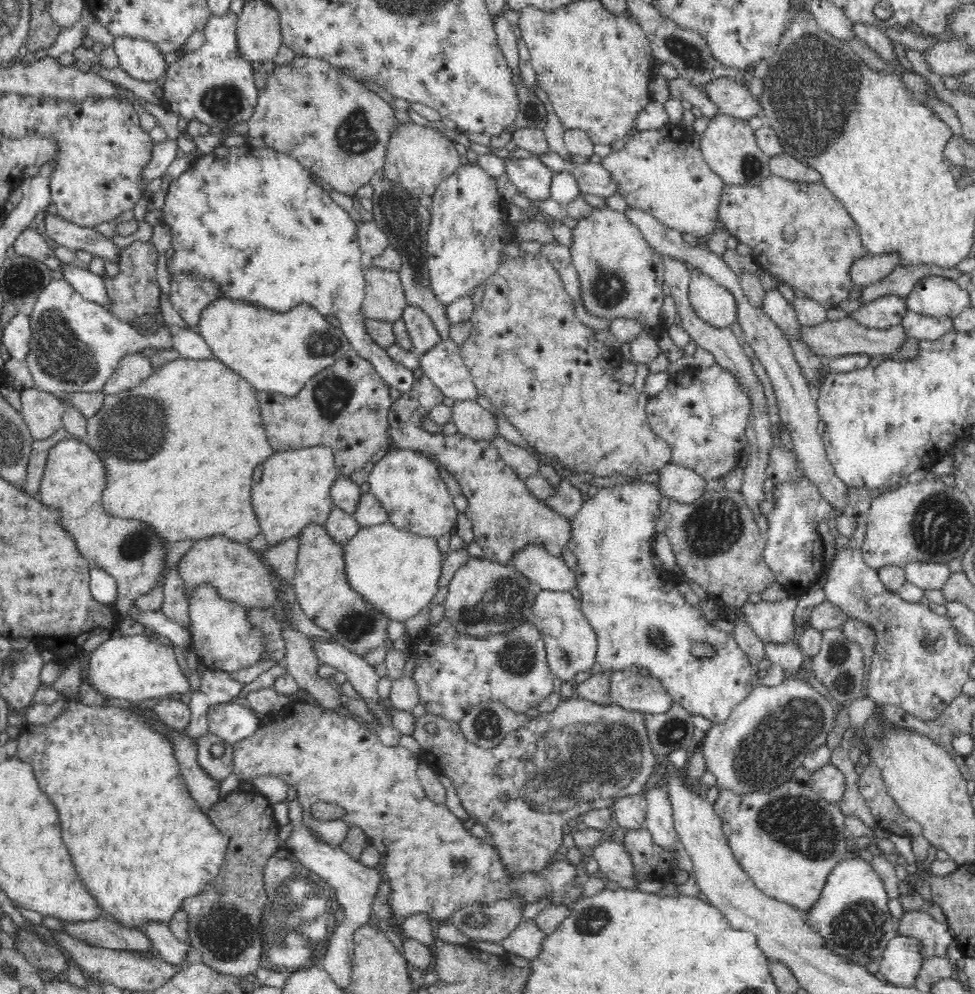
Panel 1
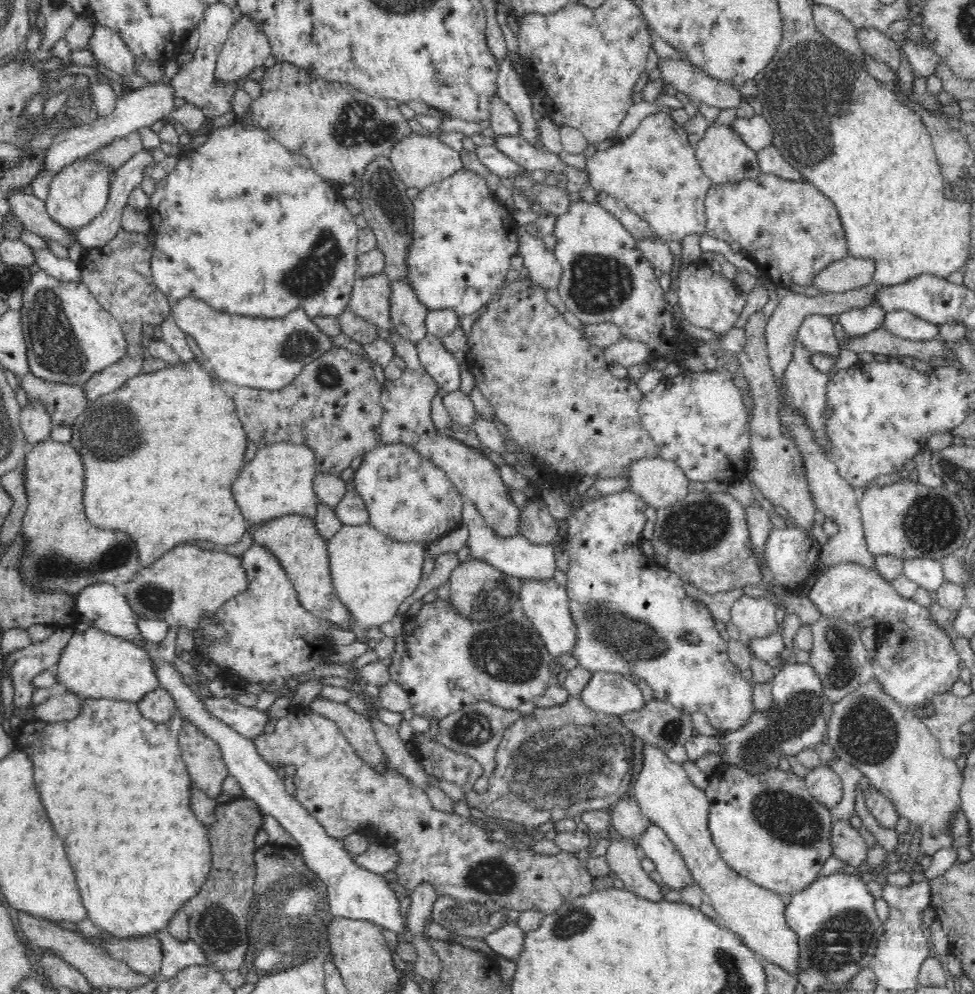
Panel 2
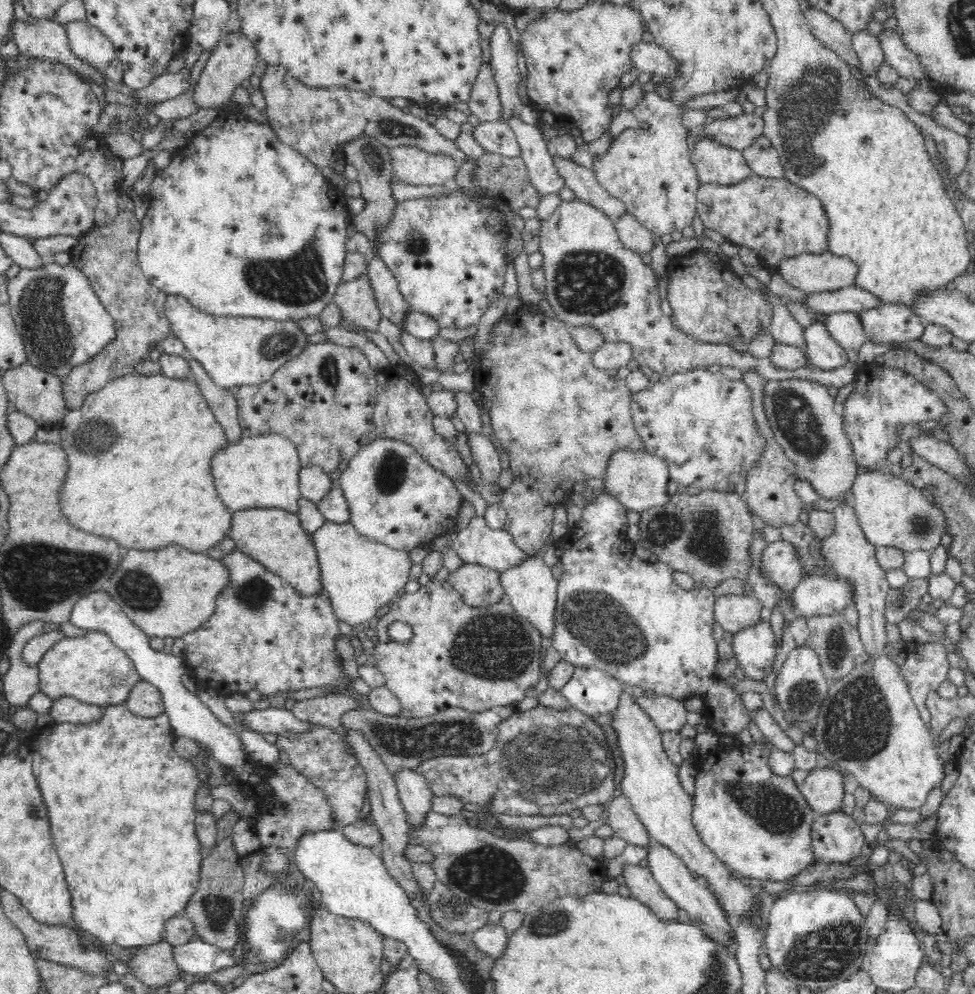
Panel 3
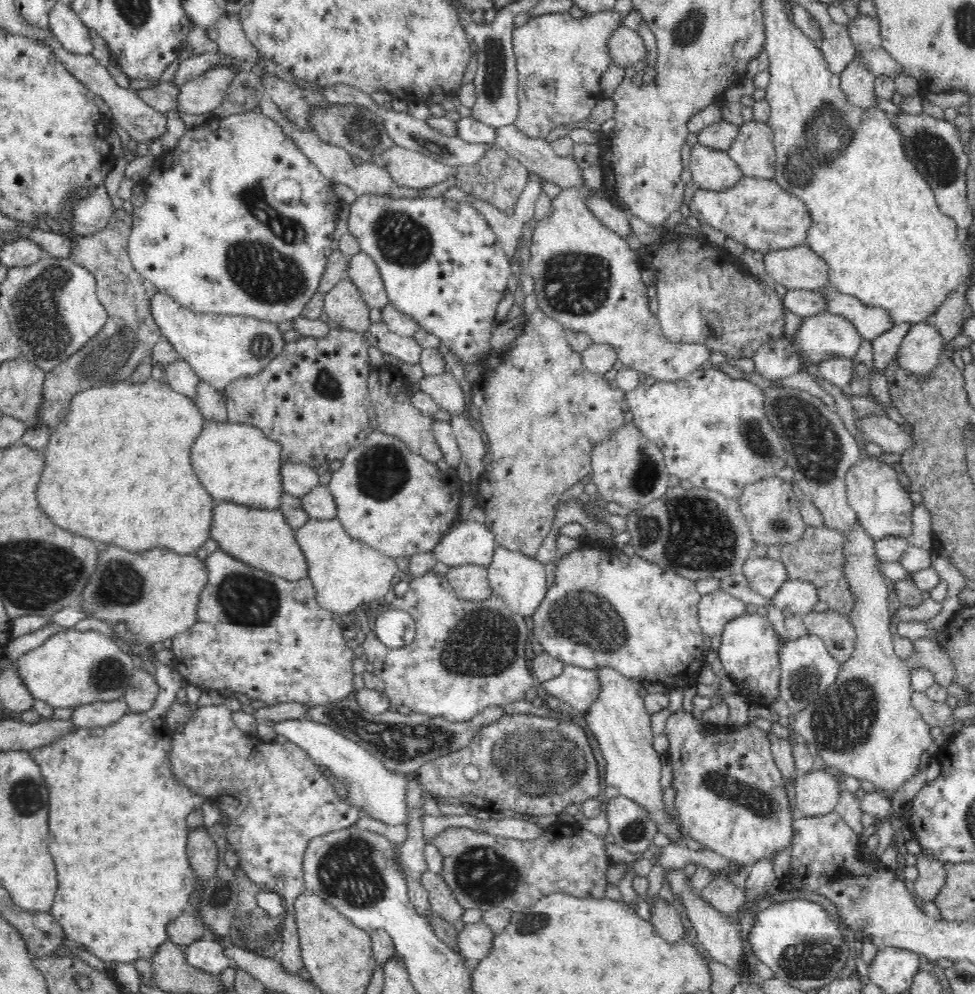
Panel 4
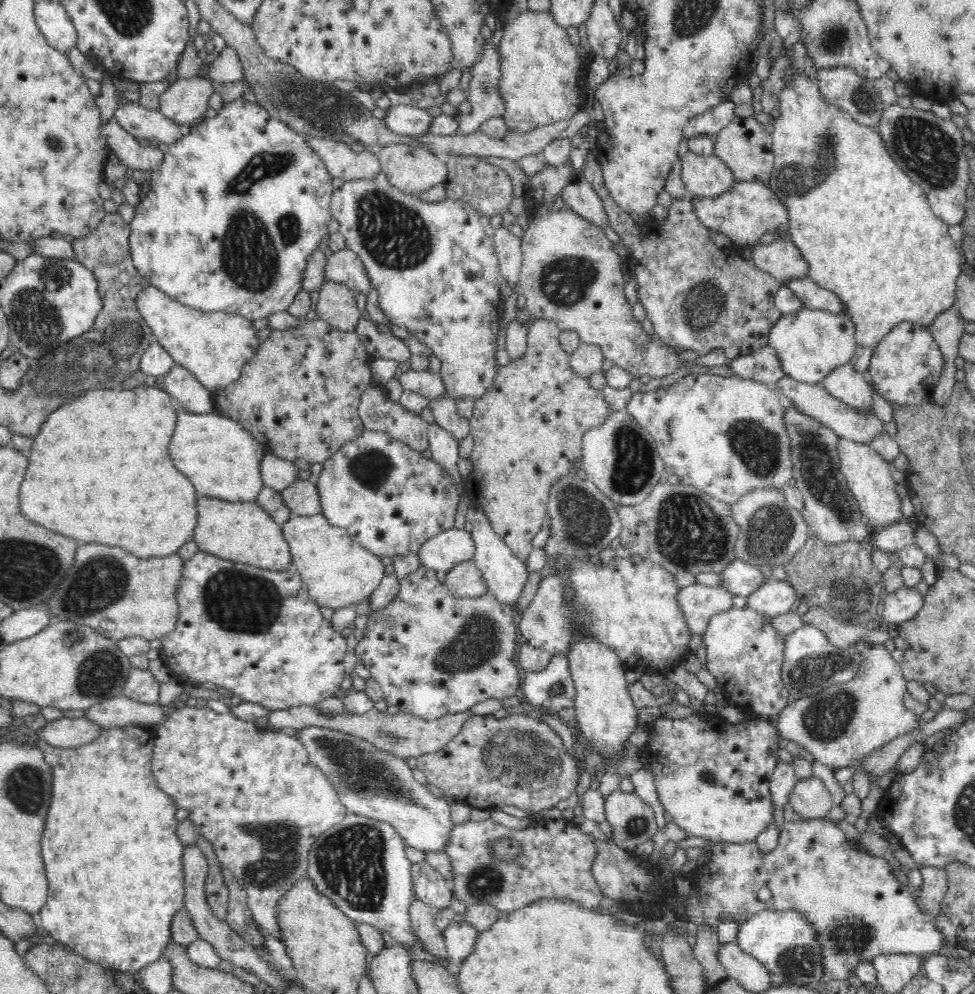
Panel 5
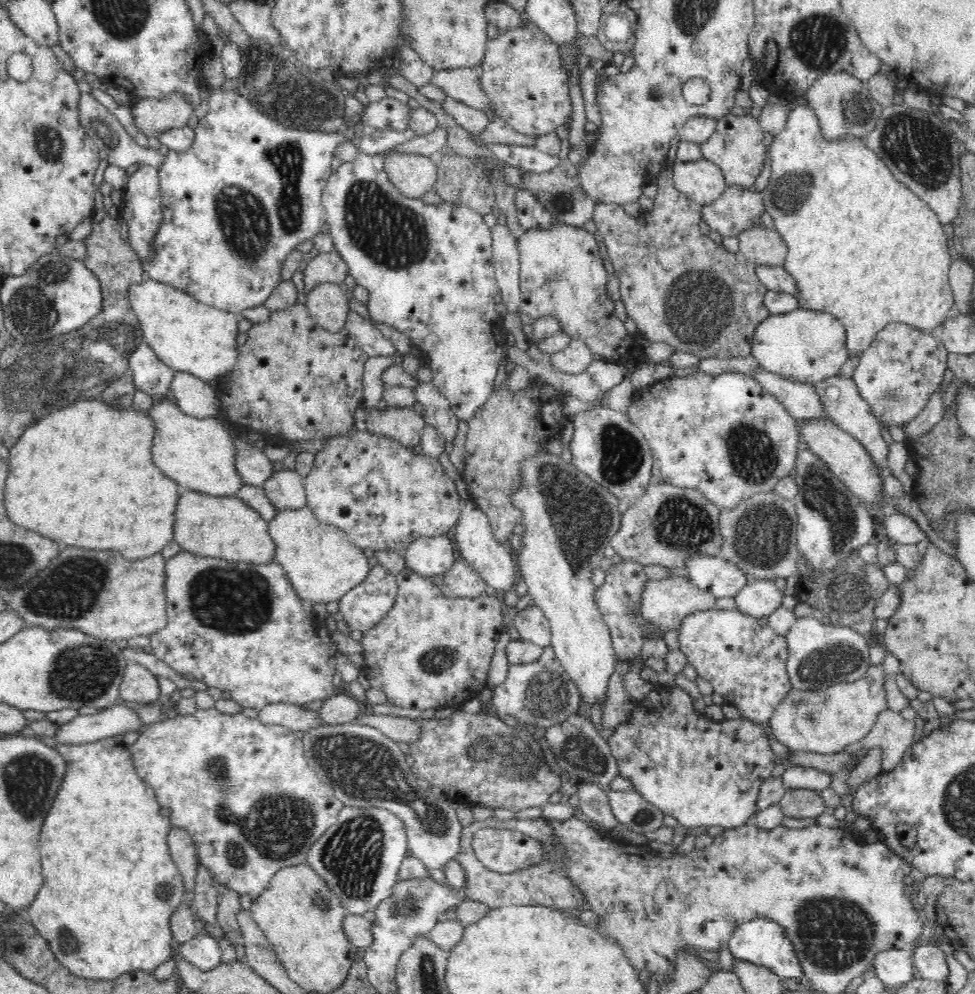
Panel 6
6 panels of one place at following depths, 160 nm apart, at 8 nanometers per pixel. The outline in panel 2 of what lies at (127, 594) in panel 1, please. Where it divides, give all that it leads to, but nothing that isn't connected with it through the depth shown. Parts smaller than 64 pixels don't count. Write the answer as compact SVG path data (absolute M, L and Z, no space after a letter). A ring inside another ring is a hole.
M53 439L42 440L29 447L23 464L23 486L26 487L27 508L20 532L28 538L28 556L21 564L21 573L27 584L34 588L56 588L66 586L57 592L66 591L67 596L78 596L79 592L92 583L110 583L114 586L130 581L141 568L138 563L138 549L134 540L126 532L94 528L83 514L82 506L82 458L70 443L61 443Z

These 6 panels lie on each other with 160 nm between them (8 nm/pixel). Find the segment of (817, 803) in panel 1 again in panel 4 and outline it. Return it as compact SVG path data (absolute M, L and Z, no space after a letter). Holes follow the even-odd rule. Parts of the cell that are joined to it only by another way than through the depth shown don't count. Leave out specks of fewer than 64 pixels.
M681 709L668 717L664 734L668 736L672 760L674 813L690 838L729 861L752 868L757 861L768 859L773 862L778 852L790 849L794 837L793 823L799 814L790 808L786 784L773 759L769 733L754 724L734 729L738 732L724 732L720 726L715 726L710 732L702 730L700 721Z

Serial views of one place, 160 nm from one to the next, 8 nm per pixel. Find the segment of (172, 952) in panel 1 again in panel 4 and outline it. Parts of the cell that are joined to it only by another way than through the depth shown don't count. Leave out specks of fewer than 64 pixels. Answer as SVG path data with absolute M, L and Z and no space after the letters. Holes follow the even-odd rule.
M209 937L184 946L187 961L196 968L212 975L219 975L233 964L231 958L224 953L224 950L225 948L221 944L214 942Z

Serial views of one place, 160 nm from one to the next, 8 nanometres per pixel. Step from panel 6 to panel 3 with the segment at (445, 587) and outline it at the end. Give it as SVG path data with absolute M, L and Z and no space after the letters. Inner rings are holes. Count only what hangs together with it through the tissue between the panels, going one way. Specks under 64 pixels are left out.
M463 563L449 574L448 581L459 592L466 605L482 607L505 601L499 572L491 568Z

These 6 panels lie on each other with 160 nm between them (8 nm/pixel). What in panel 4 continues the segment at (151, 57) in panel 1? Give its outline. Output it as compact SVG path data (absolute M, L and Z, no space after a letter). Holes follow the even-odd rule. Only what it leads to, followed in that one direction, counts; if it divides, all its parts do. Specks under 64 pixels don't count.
M54 4L48 22L54 38L58 39L62 47L79 55L92 55L94 42L88 33L88 27L78 18L70 4Z

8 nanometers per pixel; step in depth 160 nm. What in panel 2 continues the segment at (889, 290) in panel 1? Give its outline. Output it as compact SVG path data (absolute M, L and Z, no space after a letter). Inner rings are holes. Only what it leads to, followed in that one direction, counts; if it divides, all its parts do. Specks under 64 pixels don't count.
M872 282L859 289L846 291L843 293L826 293L816 296L800 295L794 291L779 285L777 287L778 304L765 327L765 336L767 340L766 349L768 350L768 361L770 369L773 370L776 385L783 384L782 372L786 372L787 365L793 358L794 348L796 348L796 338L802 321L814 314L830 317L831 315L840 315L850 309L858 309L870 306L871 298L878 294L878 283ZM780 401L779 419L785 423L785 428L792 432L793 443L799 453L802 453L801 458L806 468L805 479L813 496L815 508L820 510L824 516L828 516L827 520L832 520L838 525L838 532L830 537L826 544L820 546L820 565L826 568L838 563L858 563L876 571L875 557L867 547L861 512L858 508L859 492L840 476L836 464L823 452L823 448L818 447L818 443L814 443L814 435L811 434L810 427L806 426L806 419L802 419L802 415L796 415L794 411L786 410Z

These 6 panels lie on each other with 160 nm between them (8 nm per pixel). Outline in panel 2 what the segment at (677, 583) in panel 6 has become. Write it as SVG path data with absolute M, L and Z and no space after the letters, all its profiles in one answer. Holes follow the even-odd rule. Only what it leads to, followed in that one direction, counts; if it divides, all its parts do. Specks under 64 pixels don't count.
M744 595L731 608L730 623L734 624L741 636L746 639L770 636L770 633L778 630L776 606L772 604L771 599L754 599Z

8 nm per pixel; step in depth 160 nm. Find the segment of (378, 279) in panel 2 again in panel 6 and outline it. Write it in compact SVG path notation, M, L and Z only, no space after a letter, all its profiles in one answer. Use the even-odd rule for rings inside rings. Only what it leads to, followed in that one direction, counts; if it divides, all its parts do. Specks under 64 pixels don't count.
M320 283L307 292L305 307L318 327L327 332L345 329L350 304L350 296L336 283Z

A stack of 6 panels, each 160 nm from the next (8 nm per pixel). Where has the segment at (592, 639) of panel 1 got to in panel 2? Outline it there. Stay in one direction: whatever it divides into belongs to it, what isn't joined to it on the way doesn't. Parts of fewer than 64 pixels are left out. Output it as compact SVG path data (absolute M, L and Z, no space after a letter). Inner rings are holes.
M520 579L519 598L517 607L530 619L533 627L542 637L543 643L552 658L553 663L558 656L571 656L570 650L574 648L576 623L570 616L570 607L567 604L566 587L552 580Z

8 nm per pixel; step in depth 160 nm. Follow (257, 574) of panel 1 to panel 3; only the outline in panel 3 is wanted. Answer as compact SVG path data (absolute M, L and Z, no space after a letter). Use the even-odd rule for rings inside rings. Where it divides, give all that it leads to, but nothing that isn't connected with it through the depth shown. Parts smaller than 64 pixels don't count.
M178 545L158 550L124 549L114 574L104 590L134 626L148 638L182 637L201 627L214 614L215 601L226 588L230 571L218 559Z

